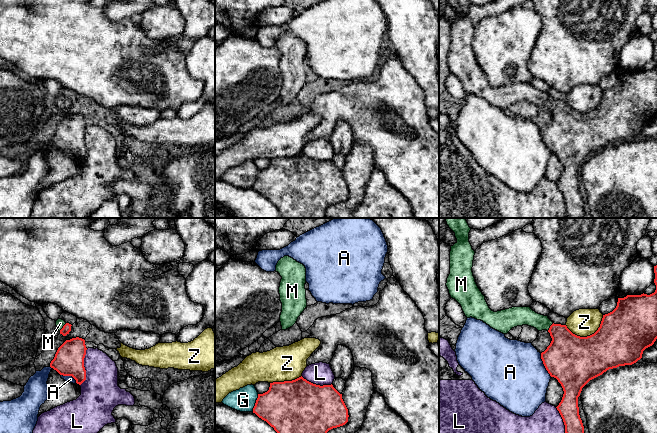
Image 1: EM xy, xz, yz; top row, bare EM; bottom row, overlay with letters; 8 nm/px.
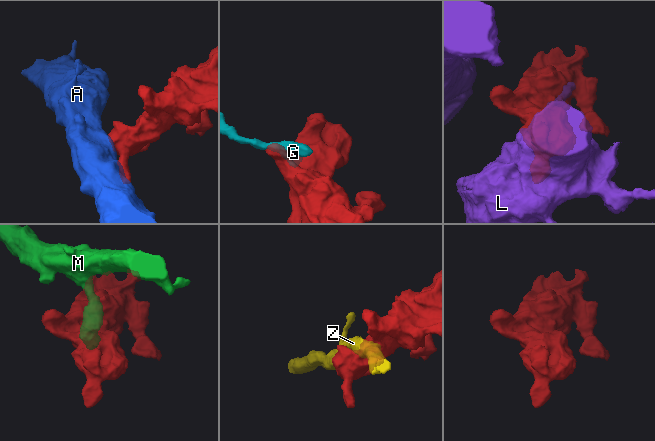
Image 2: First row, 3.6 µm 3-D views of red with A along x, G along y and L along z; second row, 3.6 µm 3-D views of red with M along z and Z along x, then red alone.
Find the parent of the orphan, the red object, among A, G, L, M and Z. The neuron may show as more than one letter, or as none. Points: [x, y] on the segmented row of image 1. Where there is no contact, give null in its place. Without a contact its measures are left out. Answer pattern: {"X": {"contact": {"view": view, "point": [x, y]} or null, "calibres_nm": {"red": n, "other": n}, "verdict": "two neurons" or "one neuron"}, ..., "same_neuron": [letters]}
{"A": {"contact": {"view": "yz", "point": [544, 365]}, "calibres_nm": {"red": 400, "other": 500}, "verdict": "two neurons"}, "G": {"contact": {"view": "xz", "point": [255, 403]}, "calibres_nm": {"red": 400, "other": 190}, "verdict": "two neurons"}, "L": {"contact": {"view": "xy", "point": [84, 367]}, "calibres_nm": {"red": 240, "other": 320}, "verdict": "two neurons"}, "M": {"contact": {"view": "xy", "point": [63, 327]}, "calibres_nm": {"red": 70, "other": 70}, "verdict": "one neuron"}, "Z": {"contact": {"view": "yz", "point": [587, 336]}, "calibres_nm": {"red": 400, "other": 220}, "verdict": "two neurons"}, "same_neuron": ["M"]}

